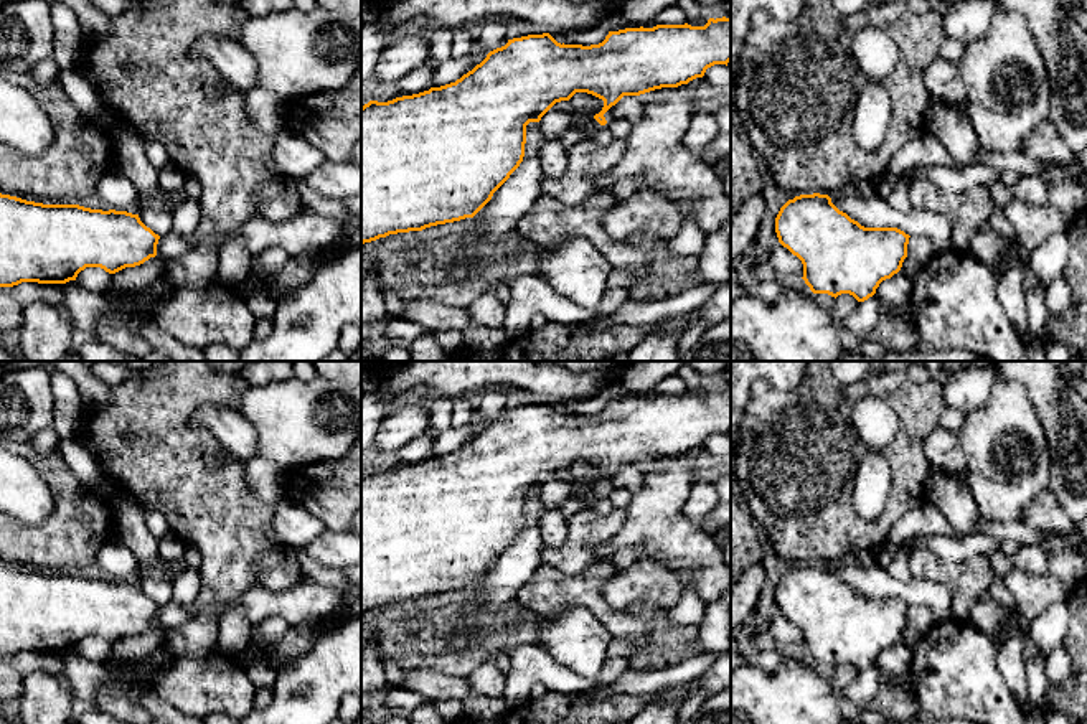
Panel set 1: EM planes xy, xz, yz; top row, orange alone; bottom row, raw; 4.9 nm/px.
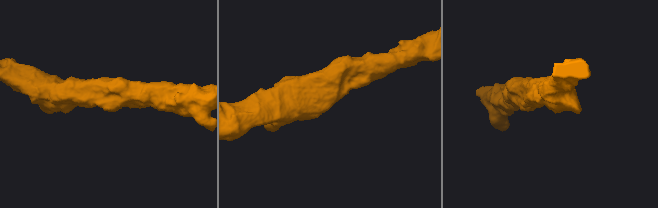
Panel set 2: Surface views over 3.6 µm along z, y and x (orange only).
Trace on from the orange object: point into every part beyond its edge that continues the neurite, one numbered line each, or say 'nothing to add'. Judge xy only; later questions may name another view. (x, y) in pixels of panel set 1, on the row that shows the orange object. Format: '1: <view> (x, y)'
nothing to add

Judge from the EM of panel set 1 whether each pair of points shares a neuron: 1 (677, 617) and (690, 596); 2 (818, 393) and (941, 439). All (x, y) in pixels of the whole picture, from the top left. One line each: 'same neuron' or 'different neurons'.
1: same neuron
2: different neurons

